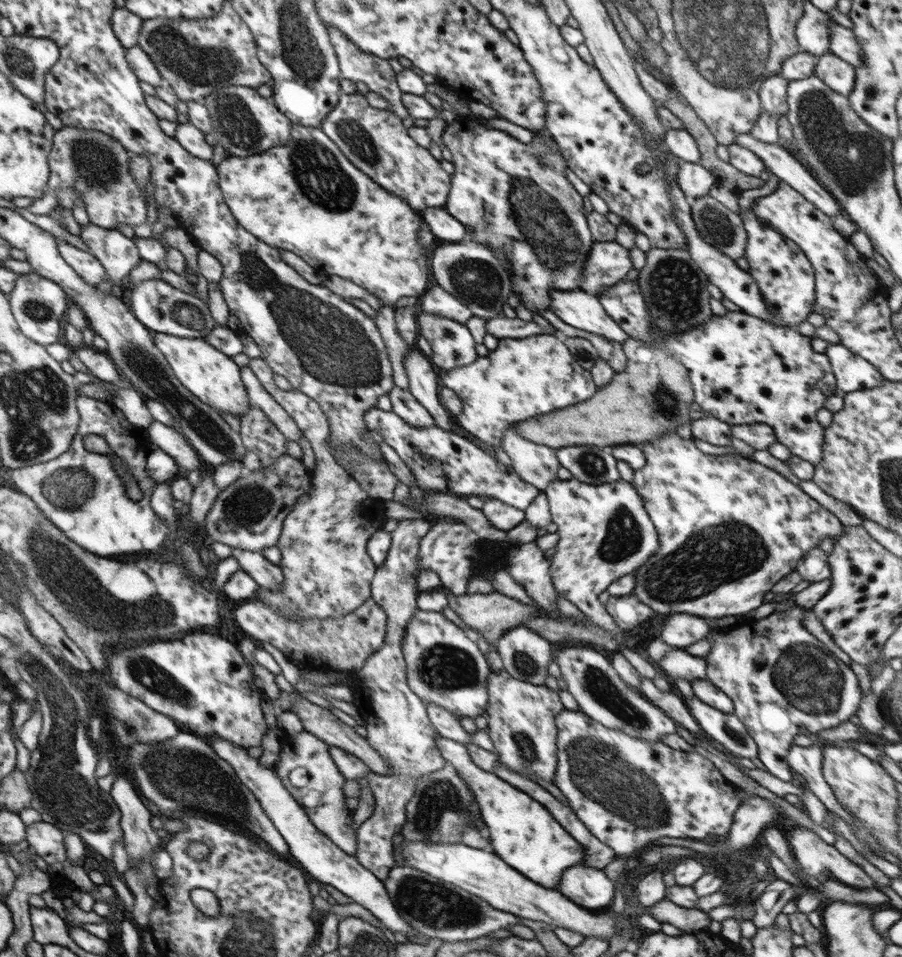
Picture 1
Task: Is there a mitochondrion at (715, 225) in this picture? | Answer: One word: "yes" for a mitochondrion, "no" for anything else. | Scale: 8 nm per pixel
yes

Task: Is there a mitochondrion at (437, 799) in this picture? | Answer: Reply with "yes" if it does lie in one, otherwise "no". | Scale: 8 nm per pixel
yes

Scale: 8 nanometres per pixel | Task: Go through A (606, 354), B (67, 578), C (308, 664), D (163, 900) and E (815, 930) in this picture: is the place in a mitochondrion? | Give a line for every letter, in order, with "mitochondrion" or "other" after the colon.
A: other
B: mitochondrion
C: other
D: other
E: other

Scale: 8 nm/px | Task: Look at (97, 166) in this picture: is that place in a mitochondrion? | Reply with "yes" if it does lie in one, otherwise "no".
yes

